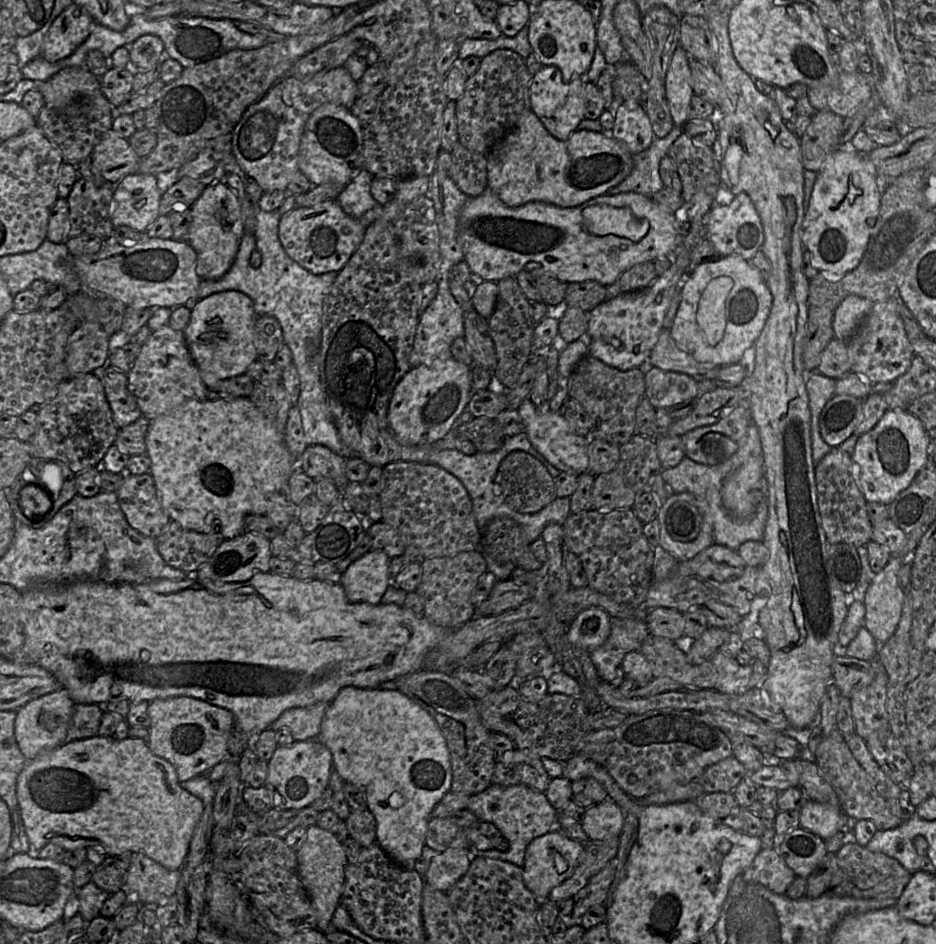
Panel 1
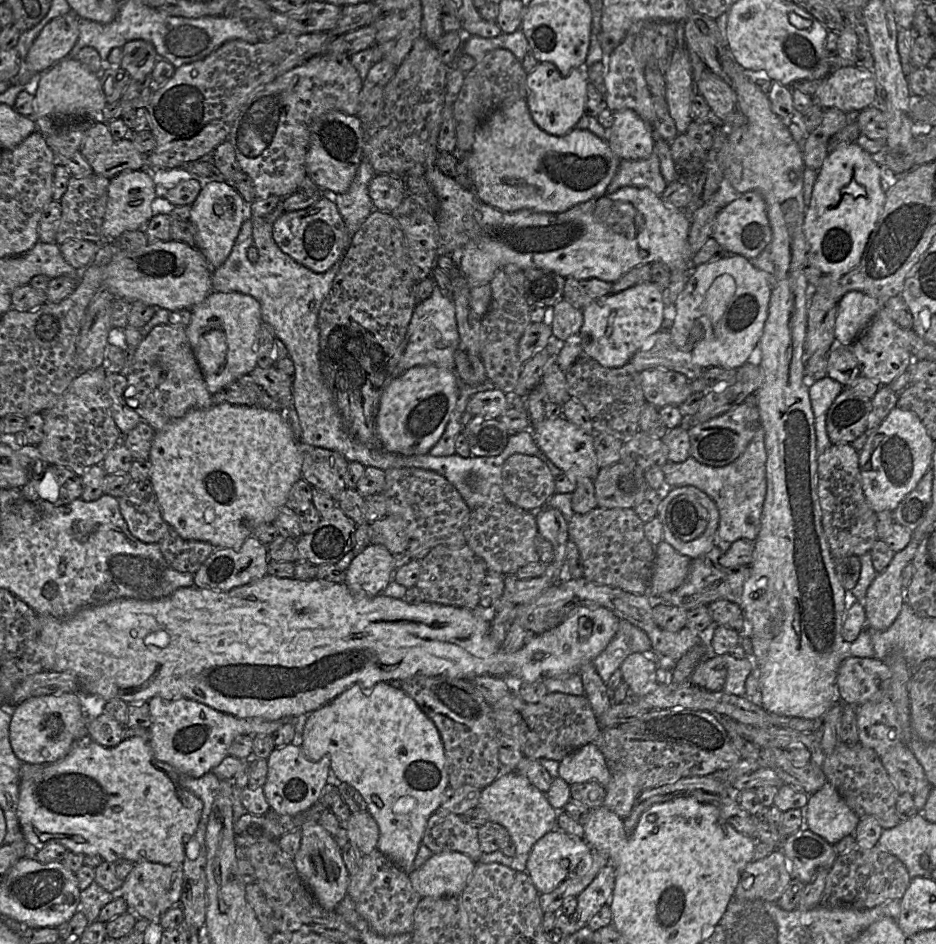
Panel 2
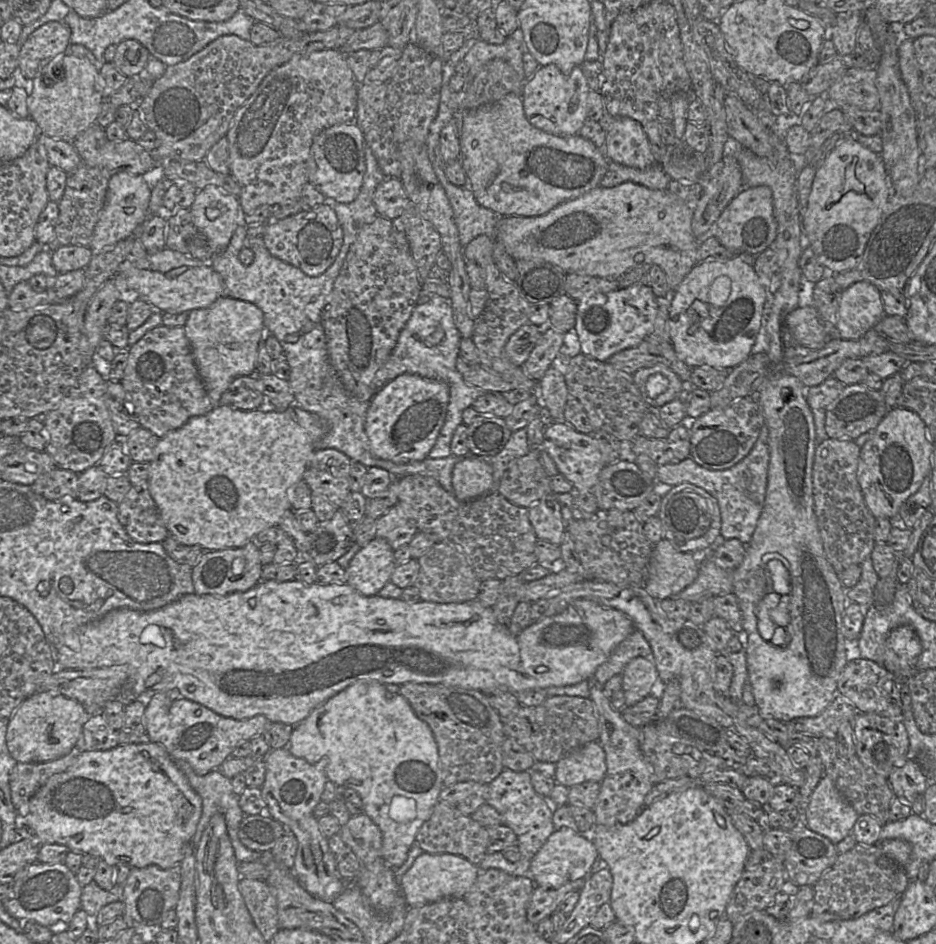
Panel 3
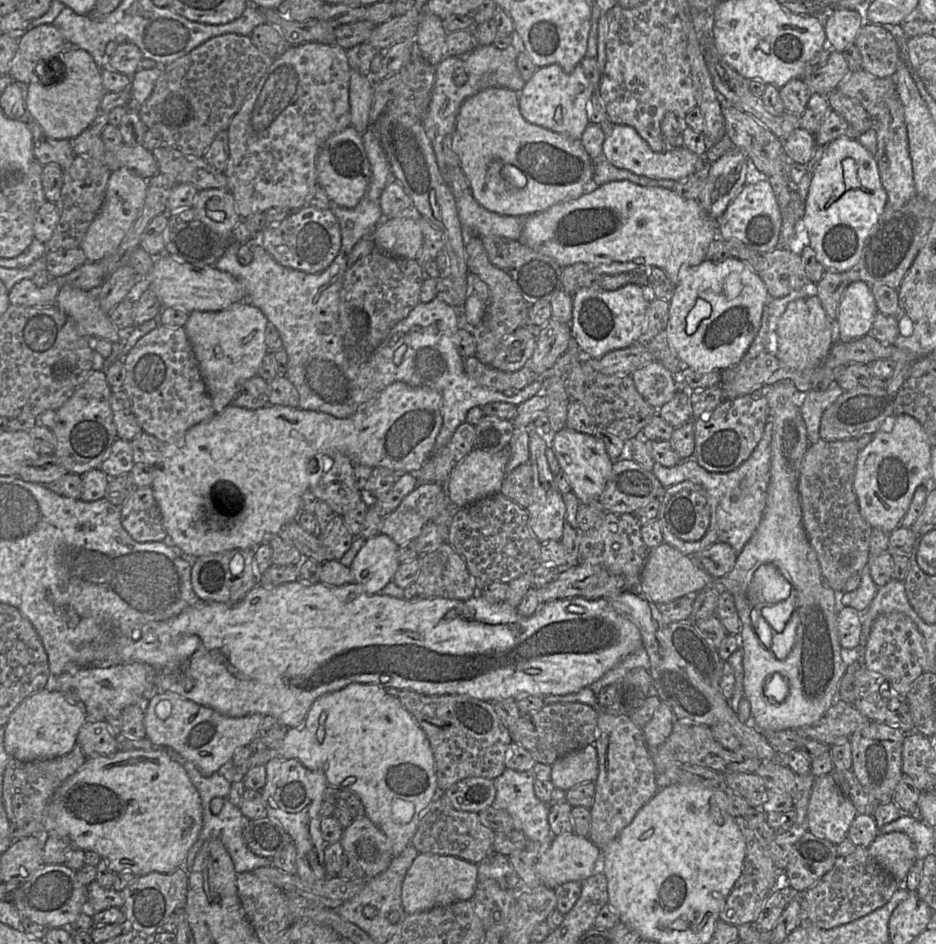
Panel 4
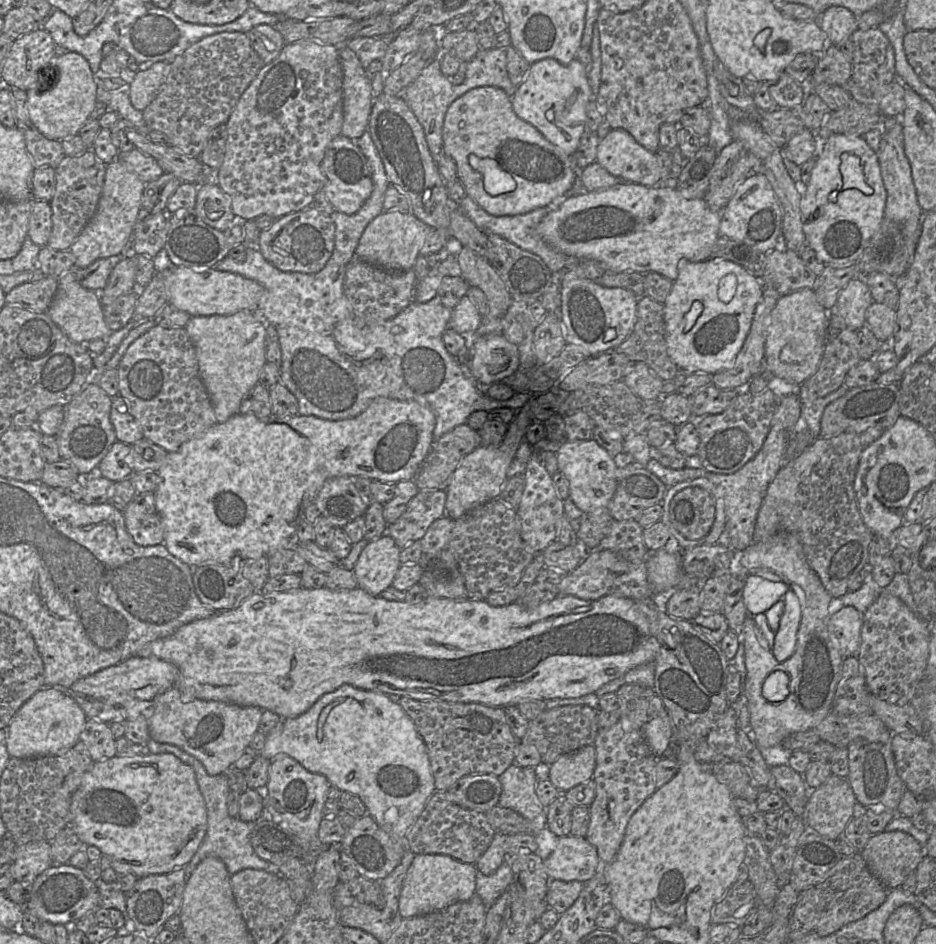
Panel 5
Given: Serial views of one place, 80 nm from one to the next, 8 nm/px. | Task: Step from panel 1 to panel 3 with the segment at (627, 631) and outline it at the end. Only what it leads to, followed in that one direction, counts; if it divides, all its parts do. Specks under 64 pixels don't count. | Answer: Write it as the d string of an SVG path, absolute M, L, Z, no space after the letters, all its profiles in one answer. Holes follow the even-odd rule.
M637 629L627 636L610 654L607 660L596 669L593 679L603 686L612 676L622 675L625 666L634 658L643 657L652 660L650 644Z

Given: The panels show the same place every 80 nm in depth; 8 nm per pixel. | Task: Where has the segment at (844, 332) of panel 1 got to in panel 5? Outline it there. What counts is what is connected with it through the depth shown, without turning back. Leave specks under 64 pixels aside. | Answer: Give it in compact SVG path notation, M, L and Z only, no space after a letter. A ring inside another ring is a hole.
M856 277L842 289L835 307L829 313L836 313L842 317L849 328L858 329L866 325L866 310L874 302L863 277Z

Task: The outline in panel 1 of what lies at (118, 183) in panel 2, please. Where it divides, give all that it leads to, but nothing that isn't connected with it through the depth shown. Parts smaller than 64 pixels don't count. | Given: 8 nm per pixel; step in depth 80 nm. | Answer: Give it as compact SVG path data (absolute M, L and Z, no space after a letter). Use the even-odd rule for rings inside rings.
M139 172L126 175L113 188L111 221L114 228L125 225L135 231L145 233L148 227L159 216L161 197L162 195L158 190L155 175Z

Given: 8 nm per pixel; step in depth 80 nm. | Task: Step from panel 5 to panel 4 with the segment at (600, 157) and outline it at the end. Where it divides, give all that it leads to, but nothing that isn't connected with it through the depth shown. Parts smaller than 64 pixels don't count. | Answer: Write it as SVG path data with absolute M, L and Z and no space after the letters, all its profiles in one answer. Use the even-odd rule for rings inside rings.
M615 125L611 135L605 138L602 149L603 156L613 166L652 179L677 181L700 170L707 162L704 155L697 155L684 146L654 152L636 129L628 125Z

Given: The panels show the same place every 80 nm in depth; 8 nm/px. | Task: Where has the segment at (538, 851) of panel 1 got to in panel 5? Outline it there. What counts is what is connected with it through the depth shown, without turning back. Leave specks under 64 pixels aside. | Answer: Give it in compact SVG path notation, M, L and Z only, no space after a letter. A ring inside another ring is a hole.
M585 837L559 838L554 851L543 862L549 880L587 882L595 876L599 856Z

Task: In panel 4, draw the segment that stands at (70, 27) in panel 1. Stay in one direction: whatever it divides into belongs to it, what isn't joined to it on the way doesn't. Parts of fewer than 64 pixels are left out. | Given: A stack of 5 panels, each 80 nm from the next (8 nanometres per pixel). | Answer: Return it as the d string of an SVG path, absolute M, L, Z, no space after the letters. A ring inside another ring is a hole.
M43 24L29 29L18 39L9 75L14 81L29 85L37 64L51 64L52 61L49 60L57 59L65 42L61 32L53 24Z

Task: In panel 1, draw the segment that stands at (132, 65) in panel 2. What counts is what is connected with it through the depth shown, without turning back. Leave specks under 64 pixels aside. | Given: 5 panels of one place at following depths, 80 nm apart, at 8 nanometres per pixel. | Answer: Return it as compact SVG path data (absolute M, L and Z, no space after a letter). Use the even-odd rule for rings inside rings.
M144 35L137 38L129 47L130 61L139 71L146 72L162 62L165 55L163 41L155 35Z

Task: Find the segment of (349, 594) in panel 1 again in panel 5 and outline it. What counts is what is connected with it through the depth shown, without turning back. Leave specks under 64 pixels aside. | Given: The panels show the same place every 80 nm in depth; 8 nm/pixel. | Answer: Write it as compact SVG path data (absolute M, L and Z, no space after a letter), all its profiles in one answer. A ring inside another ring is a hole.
M389 535L370 541L360 553L353 568L353 573L358 587L364 589L372 596L379 596L389 586L392 586L393 579L402 565L400 561L401 549L396 545L394 539Z

